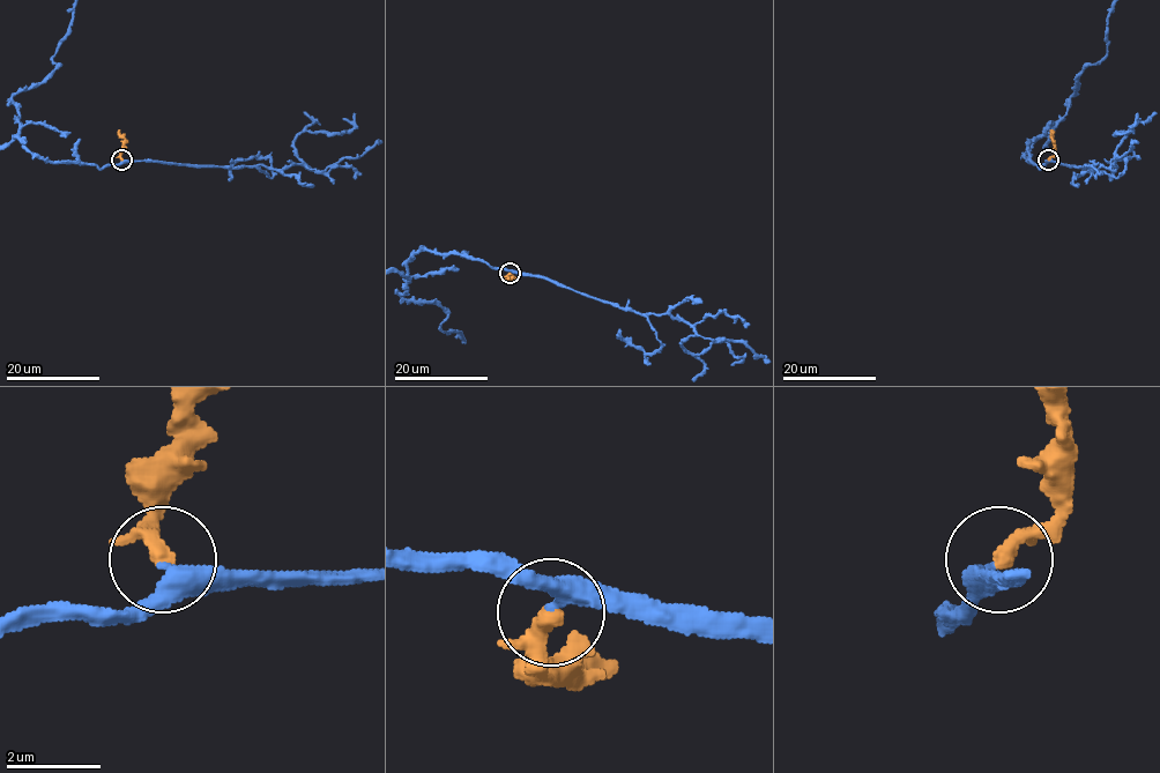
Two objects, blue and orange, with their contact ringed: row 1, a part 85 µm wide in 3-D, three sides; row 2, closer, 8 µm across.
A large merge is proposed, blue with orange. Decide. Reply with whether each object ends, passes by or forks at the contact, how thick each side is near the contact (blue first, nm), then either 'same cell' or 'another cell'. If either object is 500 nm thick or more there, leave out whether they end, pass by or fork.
blue passes by; orange passes by; 320 nm thick on the blue side, 260 nm on the other; same cell

